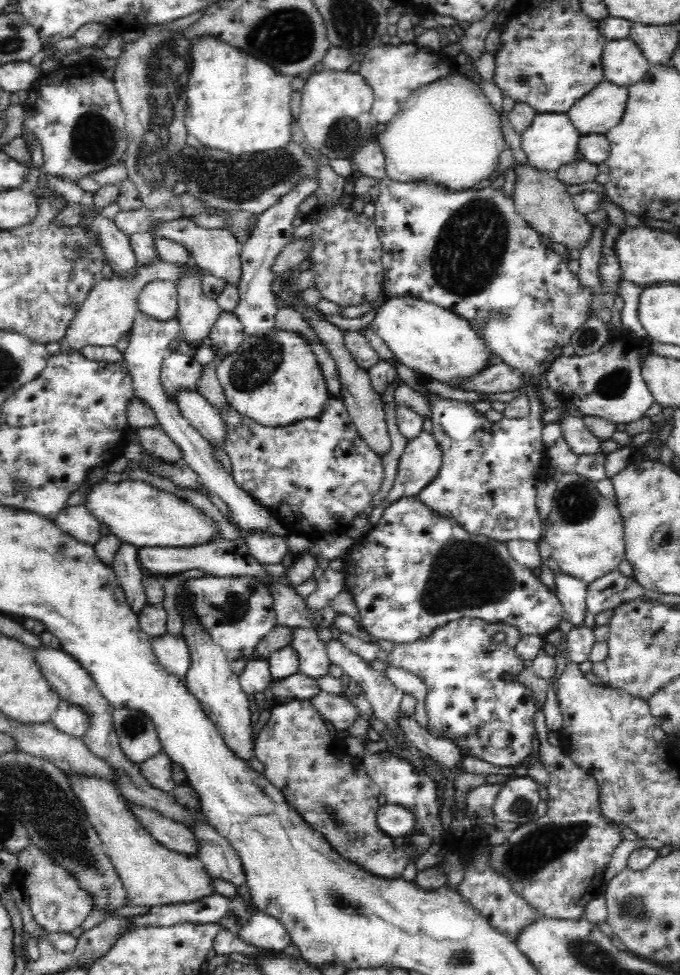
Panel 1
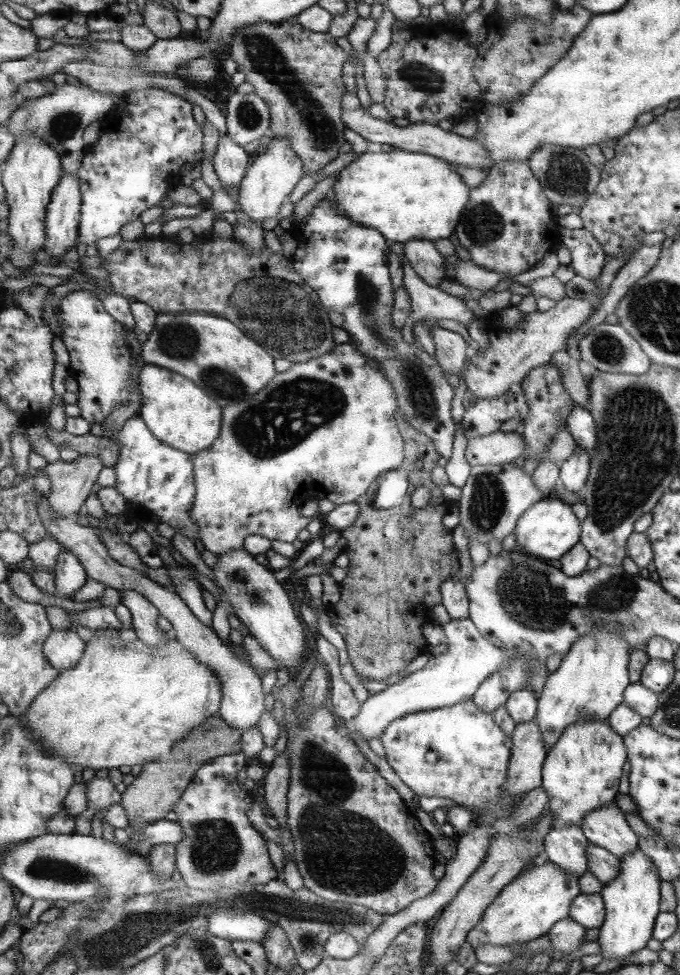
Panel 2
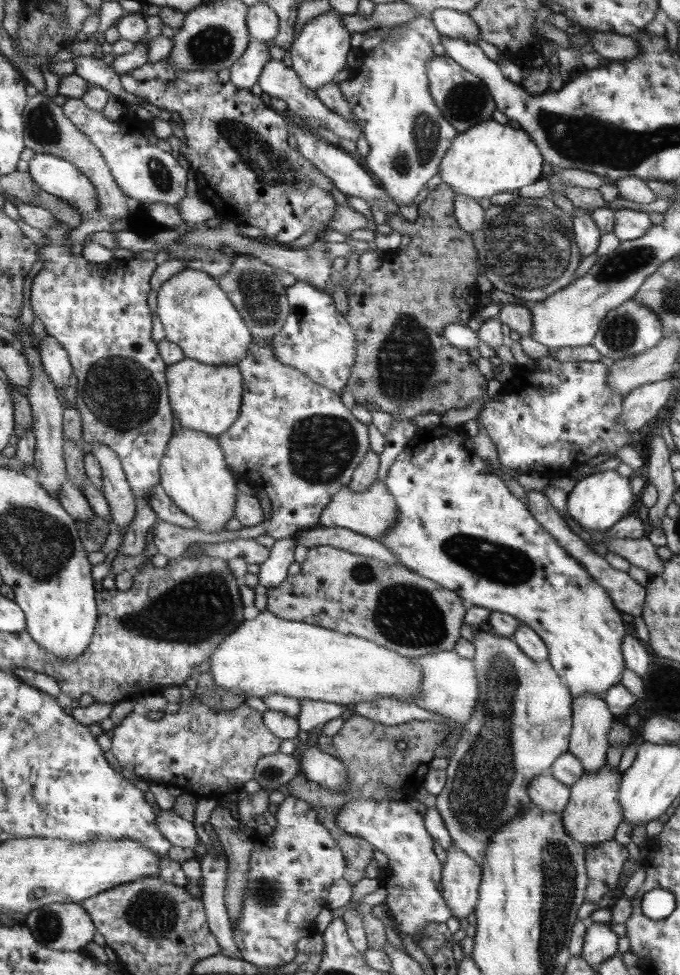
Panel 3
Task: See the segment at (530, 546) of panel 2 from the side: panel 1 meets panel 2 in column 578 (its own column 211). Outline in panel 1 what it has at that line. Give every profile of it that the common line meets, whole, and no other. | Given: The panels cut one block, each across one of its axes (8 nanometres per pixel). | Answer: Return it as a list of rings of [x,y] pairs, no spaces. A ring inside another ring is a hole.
[[[123,479],[117,482],[103,480],[102,482],[94,483],[88,487],[83,504],[101,522],[106,533],[112,533],[122,543],[132,544],[140,548],[196,547],[197,545],[213,542],[219,536],[217,526],[202,511],[196,509],[188,501],[176,497],[167,491],[162,491],[145,481]]]

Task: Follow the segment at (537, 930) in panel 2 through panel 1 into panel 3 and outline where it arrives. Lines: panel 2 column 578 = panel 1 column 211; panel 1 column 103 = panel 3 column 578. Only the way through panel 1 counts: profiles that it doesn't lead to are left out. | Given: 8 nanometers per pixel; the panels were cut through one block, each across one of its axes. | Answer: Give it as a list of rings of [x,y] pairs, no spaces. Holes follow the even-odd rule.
[[[605,762],[601,770],[595,771],[595,773],[583,773],[579,779],[570,786],[569,801],[567,801],[565,809],[563,809],[560,814],[561,823],[564,824],[565,832],[568,833],[583,850],[591,847],[591,845],[595,845],[595,843],[603,843],[613,839],[617,825],[623,819],[623,809],[619,801],[619,786],[622,774],[623,772],[619,771],[619,769],[615,767],[610,768]]]

